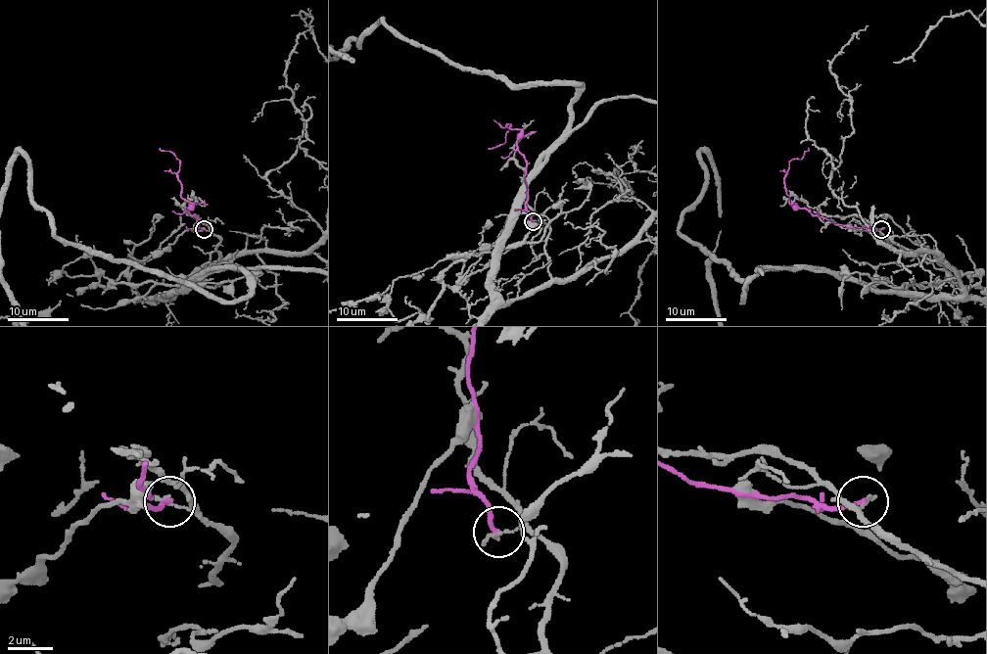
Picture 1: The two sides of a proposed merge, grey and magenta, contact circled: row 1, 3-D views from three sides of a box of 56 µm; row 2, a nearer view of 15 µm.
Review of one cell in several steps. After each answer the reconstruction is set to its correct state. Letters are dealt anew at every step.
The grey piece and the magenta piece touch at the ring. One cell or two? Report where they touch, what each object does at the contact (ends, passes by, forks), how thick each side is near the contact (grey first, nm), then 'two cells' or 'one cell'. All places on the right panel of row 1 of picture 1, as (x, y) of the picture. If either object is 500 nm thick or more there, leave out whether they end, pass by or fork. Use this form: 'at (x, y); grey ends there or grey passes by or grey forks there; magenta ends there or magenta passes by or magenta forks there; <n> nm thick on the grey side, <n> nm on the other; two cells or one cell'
at (881, 229); grey ends there; magenta ends there; 180 nm thick on the grey side, 220 nm on the other; two cells

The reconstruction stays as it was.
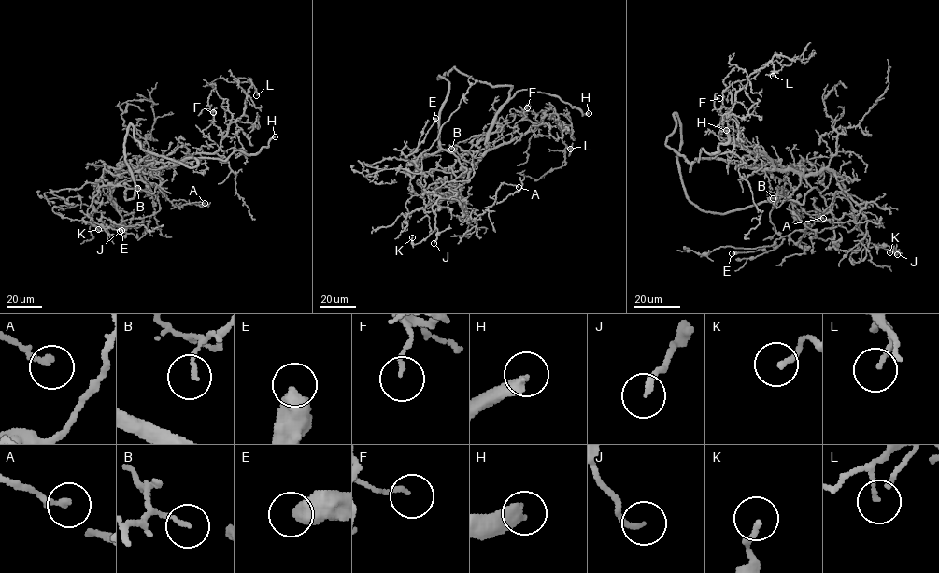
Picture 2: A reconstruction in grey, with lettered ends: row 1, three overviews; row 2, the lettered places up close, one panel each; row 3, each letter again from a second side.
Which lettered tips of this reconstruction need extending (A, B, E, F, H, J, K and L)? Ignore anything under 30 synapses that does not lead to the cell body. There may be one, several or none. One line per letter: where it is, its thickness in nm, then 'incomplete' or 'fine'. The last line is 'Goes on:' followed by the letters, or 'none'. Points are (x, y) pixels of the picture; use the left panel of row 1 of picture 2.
A: place (205, 203); calibre 200 nm; fine
B: place (137, 188); calibre 140 nm; fine
E: place (121, 230); calibre 550 nm; fine
F: place (213, 112); calibre 110 nm; fine
H: place (275, 136); calibre 420 nm; incomplete
J: place (120, 231); calibre 180 nm; fine
K: place (98, 229); calibre 160 nm; fine
L: place (256, 95); calibre 120 nm; fine
Goes on: H

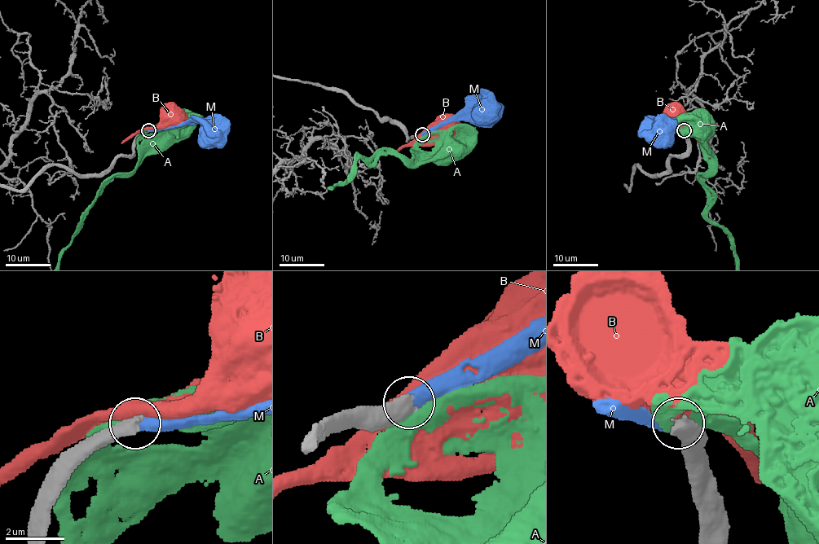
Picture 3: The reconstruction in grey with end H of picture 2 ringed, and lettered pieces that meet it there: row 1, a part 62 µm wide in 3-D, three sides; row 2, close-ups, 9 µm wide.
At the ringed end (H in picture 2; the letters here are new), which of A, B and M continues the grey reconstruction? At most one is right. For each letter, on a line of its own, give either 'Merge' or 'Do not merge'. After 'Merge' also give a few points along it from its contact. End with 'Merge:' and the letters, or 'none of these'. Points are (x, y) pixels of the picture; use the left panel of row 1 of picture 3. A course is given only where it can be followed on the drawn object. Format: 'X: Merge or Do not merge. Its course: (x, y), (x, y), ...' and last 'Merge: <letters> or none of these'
A: Do not merge
B: Do not merge
M: Merge. Its course: (147, 129), (209, 123), (214, 131)
Merge: M

